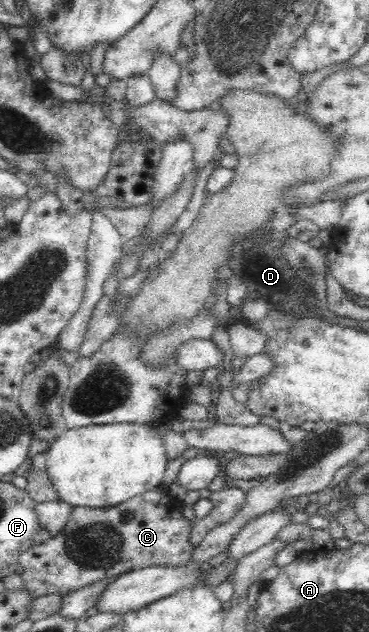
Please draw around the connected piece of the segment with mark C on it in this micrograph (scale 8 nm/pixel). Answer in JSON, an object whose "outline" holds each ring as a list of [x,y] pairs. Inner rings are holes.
{"outline":[[[159,486],[111,507],[73,506],[69,520],[65,522],[61,532],[21,553],[20,564],[23,572],[20,575],[25,584],[25,590],[33,598],[53,596],[53,594],[63,596],[97,583],[98,580],[117,577],[138,568],[187,564],[191,561],[191,552],[194,548],[189,543],[189,534],[191,534],[194,523],[181,515],[183,506],[182,499],[174,497],[167,490],[160,489]],[[125,510],[133,512],[133,519],[130,522],[121,519],[121,514]]]}

